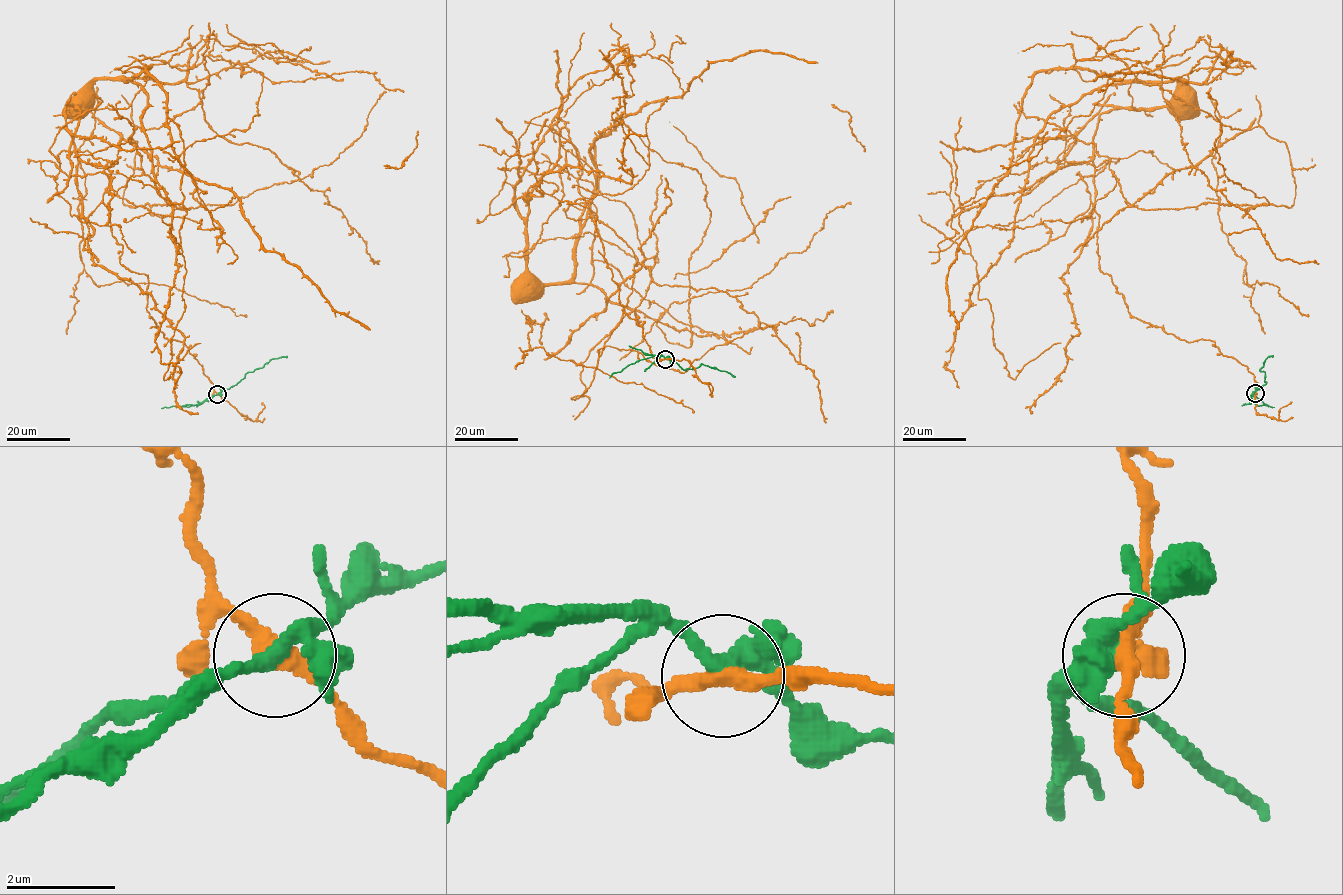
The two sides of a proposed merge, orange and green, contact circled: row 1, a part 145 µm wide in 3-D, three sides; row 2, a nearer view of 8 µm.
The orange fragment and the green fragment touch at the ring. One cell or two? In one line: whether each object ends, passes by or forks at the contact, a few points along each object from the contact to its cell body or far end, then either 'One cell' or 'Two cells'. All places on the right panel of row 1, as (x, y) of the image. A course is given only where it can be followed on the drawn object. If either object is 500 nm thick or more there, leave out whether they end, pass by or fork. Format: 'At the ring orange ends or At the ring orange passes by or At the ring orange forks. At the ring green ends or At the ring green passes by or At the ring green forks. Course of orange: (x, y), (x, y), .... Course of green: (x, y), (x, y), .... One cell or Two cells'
At the ring orange passes by. At the ring green forks. Course of orange: (1254, 393), (1214, 342), (1133, 317), (1100, 270), (1077, 174), (1093, 174), (1098, 117), (1175, 112). Course of green: (1254, 393), (1265, 383), (1265, 372), (1260, 369), (1268, 357), (1272, 356). Two cells

